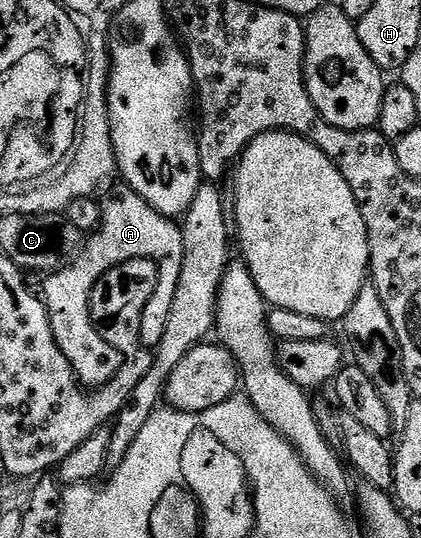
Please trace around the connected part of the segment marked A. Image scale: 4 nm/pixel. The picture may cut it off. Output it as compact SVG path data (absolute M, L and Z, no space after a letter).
M124 186L121 189L121 192L114 193L108 201L103 201L103 216L99 229L87 237L80 255L59 272L49 272L43 277L42 299L45 307L48 308L54 340L62 354L69 360L76 379L88 390L95 390L104 384L109 384L118 374L122 361L121 349L102 338L92 318L91 296L99 279L112 267L116 267L120 263L130 262L131 259L148 259L156 264L157 270L160 272L160 281L157 284L156 295L152 296L146 303L144 313L141 316L140 334L140 344L149 350L155 350L158 342L162 342L162 333L166 330L166 318L170 318L170 306L174 302L174 290L178 290L178 274L182 274L184 234L181 225L171 216L158 214L158 210L154 210L154 206L147 204L131 188Z

